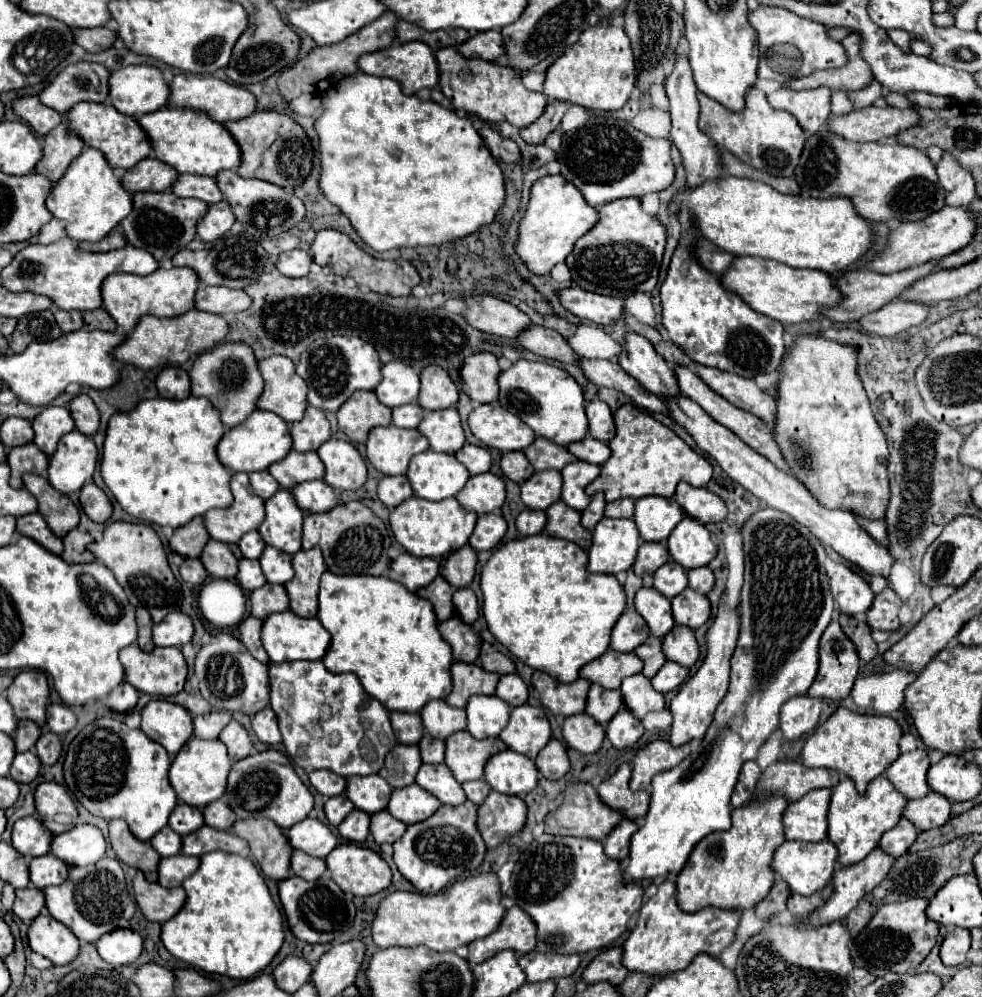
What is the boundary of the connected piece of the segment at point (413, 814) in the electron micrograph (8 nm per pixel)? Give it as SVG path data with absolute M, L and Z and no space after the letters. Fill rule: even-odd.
M414 782L406 788L392 790L388 812L404 824L416 824L430 818L440 806L442 804L436 798L432 798L432 794L428 794Z

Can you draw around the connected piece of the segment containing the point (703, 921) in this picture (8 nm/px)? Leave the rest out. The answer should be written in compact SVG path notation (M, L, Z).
M664 880L658 886L656 896L642 904L636 926L622 946L622 962L630 972L644 972L648 976L662 978L666 974L684 970L698 954L706 952L718 958L720 952L734 942L738 922L740 912L736 910L704 908L694 914L682 912L676 904L676 884Z

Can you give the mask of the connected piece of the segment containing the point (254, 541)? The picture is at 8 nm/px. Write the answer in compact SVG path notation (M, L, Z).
M248 532L248 534L244 534L244 536L240 538L238 546L240 546L244 558L260 558L260 554L262 554L264 548L266 548L266 542L260 538L258 532Z

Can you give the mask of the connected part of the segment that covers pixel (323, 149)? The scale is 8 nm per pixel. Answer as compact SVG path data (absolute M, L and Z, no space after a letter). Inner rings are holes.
M358 72L354 76L342 78L334 88L330 88L322 96L322 114L314 122L314 130L318 132L318 148L320 148L320 192L324 198L340 208L340 212L350 220L358 236L376 252L402 248L402 246L440 246L454 238L464 238L472 232L476 232L480 226L490 224L498 212L498 208L504 204L504 176L500 166L496 164L496 158L488 152L484 146L480 134L474 130L472 122L466 116L458 116L454 110L446 110L440 104L432 100L420 100L418 96L406 96L400 90L400 84L392 78L378 78L368 76L364 72Z

